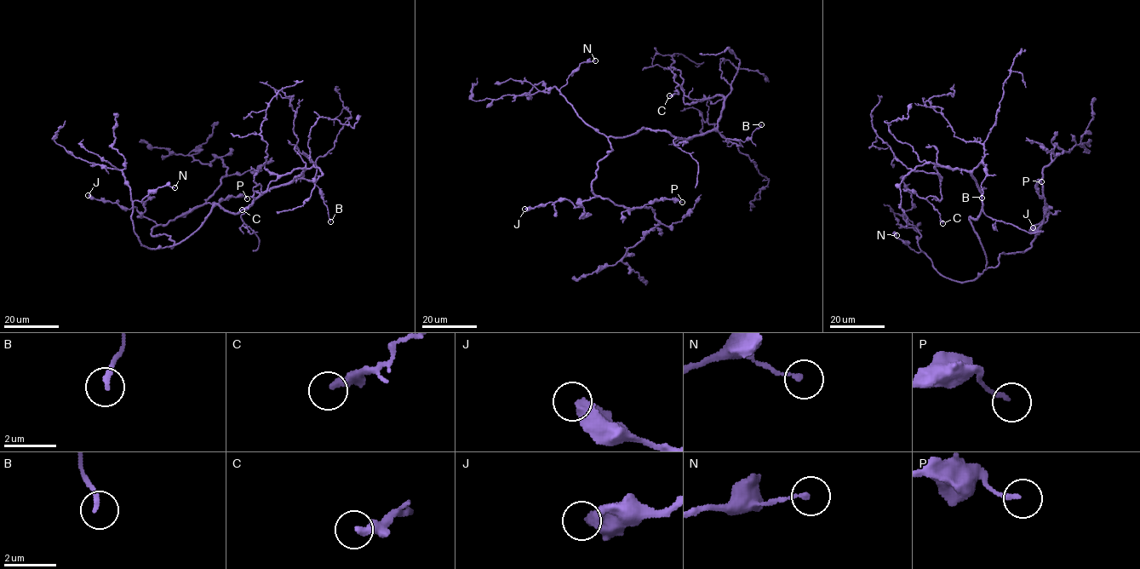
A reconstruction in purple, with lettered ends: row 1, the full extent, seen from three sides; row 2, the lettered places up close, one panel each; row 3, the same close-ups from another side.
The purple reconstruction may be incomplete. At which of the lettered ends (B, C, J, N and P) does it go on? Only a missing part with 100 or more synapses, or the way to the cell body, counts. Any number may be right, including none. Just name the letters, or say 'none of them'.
none of them

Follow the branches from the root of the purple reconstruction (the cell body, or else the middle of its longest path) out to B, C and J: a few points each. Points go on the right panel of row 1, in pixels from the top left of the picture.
B: (981, 243), (970, 220), (976, 220), (982, 205), (971, 174), (981, 162), (987, 165), (982, 198)
C: (981, 243), (970, 220), (981, 211), (982, 195), (967, 170), (935, 169), (941, 199), (926, 199), (942, 223)
J: (981, 243), (987, 267), (994, 267), (1002, 253), (1022, 253), (1030, 247), (1039, 224), (1031, 231), (1033, 227)

